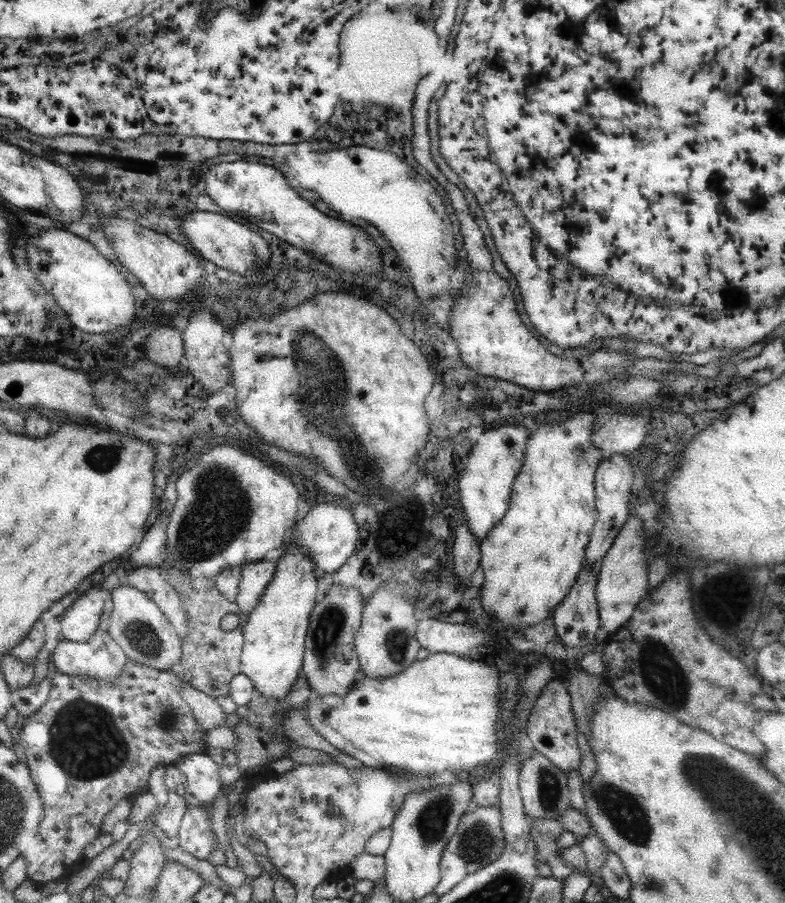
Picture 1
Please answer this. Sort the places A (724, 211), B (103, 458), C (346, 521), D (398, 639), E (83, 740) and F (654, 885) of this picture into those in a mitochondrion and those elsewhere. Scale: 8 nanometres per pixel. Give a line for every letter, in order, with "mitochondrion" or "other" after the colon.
A: other
B: mitochondrion
C: other
D: mitochondrion
E: mitochondrion
F: mitochondrion

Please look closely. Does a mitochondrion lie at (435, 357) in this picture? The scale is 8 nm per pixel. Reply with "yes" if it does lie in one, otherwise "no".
no

